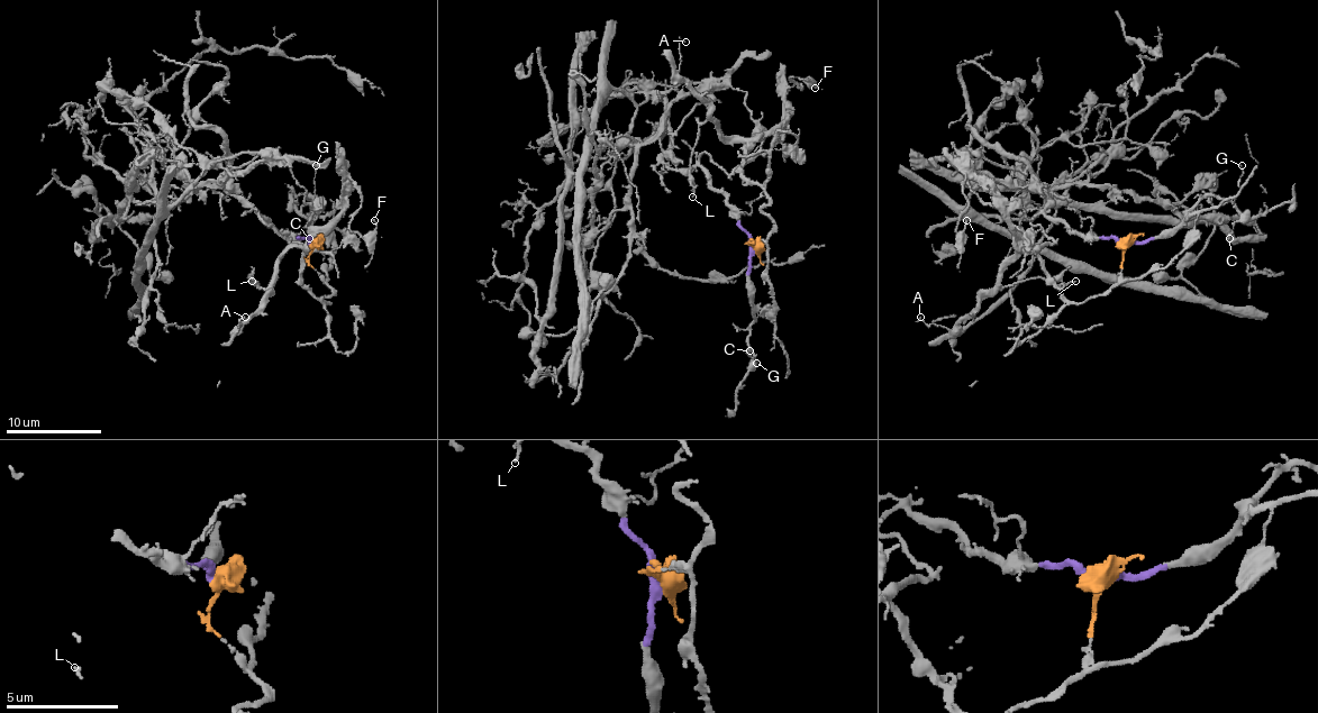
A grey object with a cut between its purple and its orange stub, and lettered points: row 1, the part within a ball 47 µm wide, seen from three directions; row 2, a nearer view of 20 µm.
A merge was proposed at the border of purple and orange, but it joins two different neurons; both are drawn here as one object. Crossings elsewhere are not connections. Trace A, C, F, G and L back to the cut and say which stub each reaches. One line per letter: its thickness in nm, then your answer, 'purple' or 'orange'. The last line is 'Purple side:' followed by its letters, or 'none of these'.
A: calibre 110 nm; orange
C: calibre 180 nm; purple
F: calibre 120 nm; orange
G: calibre 100 nm; purple
L: calibre 70 nm; orange
Purple side: C, G

